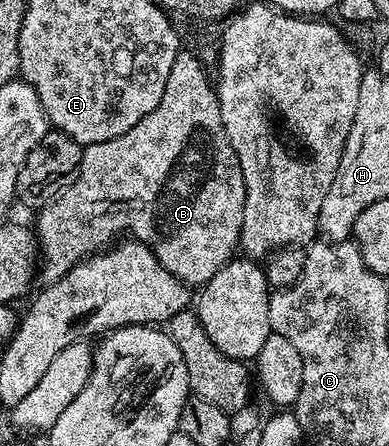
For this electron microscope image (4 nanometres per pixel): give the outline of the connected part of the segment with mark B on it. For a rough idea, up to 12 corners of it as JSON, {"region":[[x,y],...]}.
{"region":[[180,52],[159,106],[85,147],[37,211],[55,282],[126,235],[201,288],[239,249],[244,176]]}

